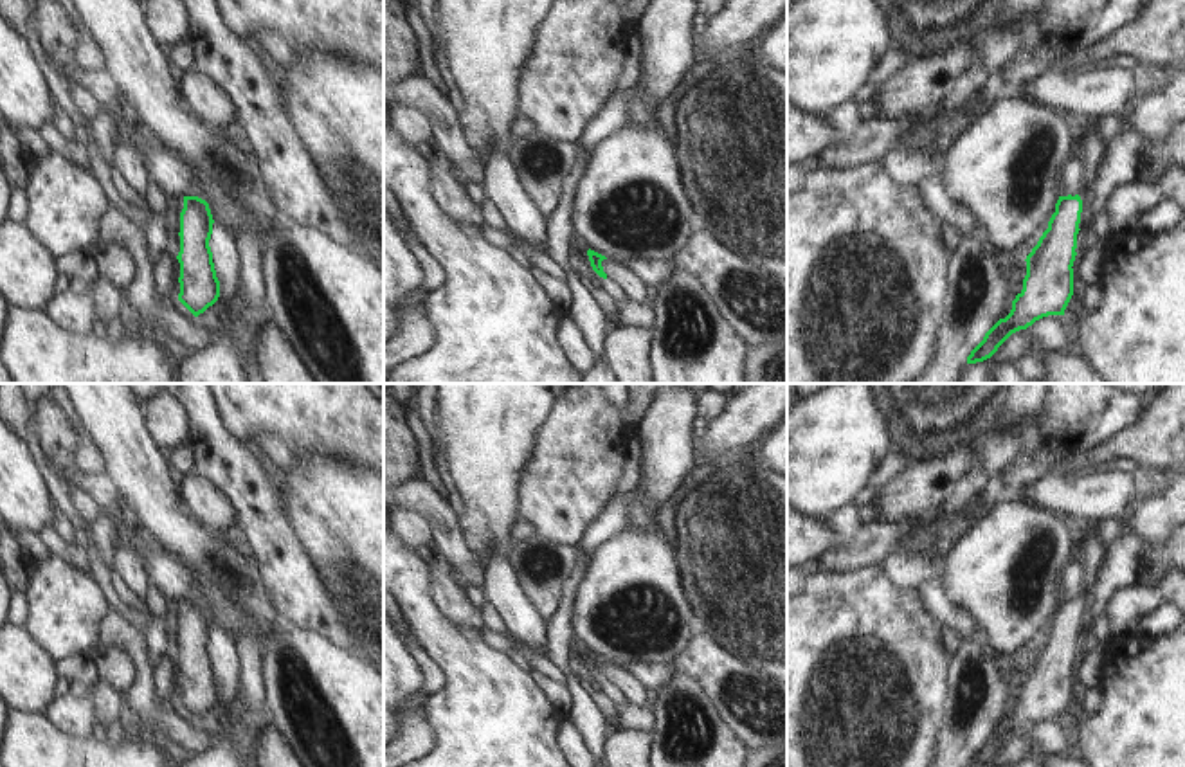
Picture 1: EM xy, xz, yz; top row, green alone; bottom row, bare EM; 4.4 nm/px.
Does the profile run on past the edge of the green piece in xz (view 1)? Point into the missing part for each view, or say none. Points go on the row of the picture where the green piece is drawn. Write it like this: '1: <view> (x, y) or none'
1: xz (609, 287)

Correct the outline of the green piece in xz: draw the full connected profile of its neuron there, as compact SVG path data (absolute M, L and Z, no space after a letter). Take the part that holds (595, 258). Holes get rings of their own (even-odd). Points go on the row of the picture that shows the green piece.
M591 248L583 256L583 261L592 268L592 279L596 281L596 284L602 290L605 290L616 302L621 302L627 297L616 283L607 279L607 274L603 272L603 266L602 266L603 259L607 259L607 257Z

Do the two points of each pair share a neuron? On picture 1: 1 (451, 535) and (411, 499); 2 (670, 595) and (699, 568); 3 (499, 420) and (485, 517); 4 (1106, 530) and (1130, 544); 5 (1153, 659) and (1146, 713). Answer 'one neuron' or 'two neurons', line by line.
1: one neuron
2: two neurons
3: one neuron
4: two neurons
5: one neuron

